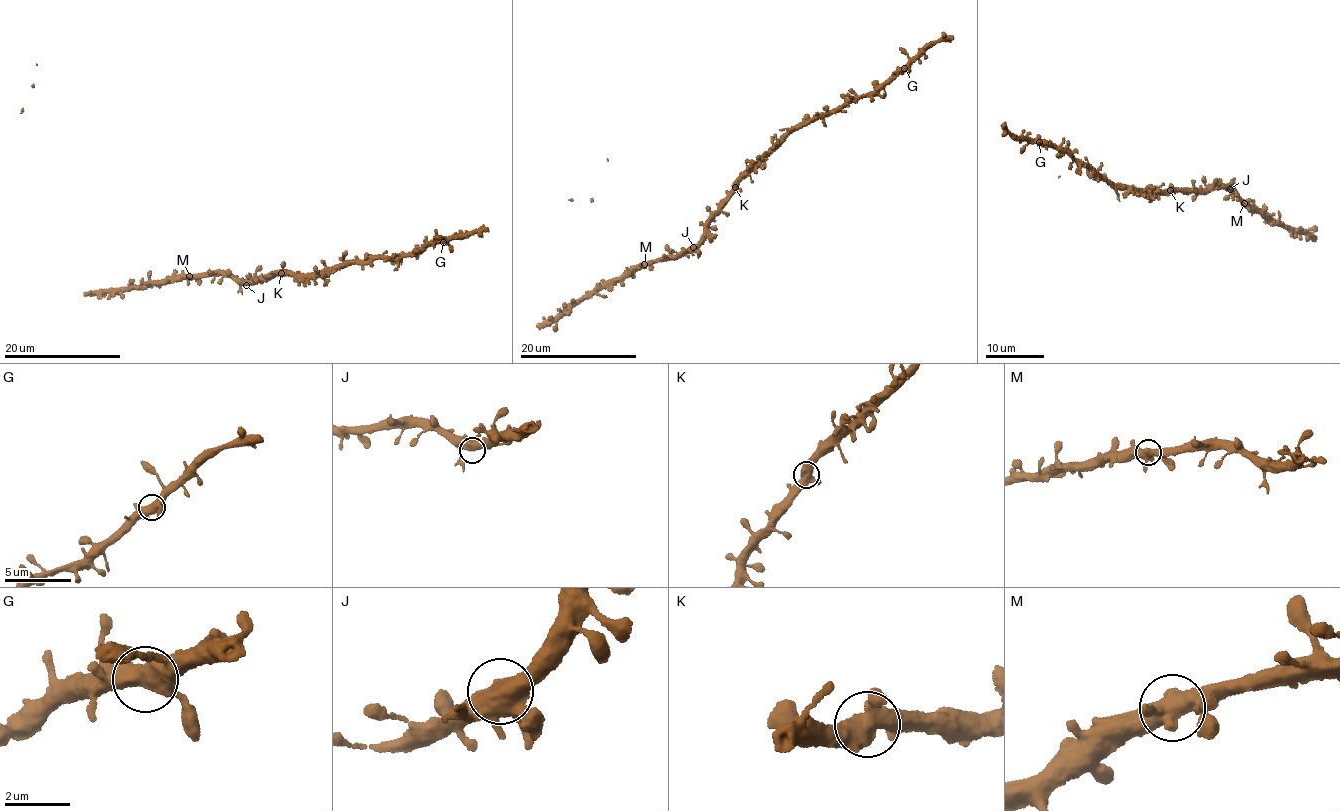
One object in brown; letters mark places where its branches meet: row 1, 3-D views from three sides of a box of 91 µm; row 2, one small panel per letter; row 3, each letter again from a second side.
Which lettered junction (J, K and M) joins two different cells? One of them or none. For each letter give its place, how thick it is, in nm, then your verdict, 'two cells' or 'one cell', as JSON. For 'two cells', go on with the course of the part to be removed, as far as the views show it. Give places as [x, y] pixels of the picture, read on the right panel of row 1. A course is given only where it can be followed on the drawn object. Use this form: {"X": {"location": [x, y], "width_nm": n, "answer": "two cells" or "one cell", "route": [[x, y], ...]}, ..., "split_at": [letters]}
{"J": {"location": [1230, 189], "width_nm": 420, "answer": "one cell"}, "K": {"location": [1170, 190], "width_nm": 480, "answer": "one cell"}, "M": {"location": [1244, 203], "width_nm": 480, "answer": "one cell"}, "split_at": []}

